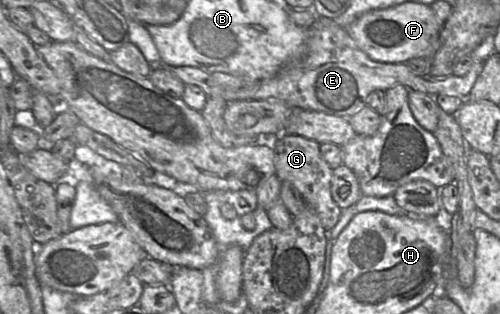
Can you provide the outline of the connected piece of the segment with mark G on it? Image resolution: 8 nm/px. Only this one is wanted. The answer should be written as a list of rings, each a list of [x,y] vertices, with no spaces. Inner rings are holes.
[[[281,134],[275,144],[276,175],[281,181],[293,184],[301,193],[308,207],[318,215],[327,233],[335,227],[342,209],[335,203],[331,194],[333,169],[323,158],[320,144],[314,140],[293,134]]]

